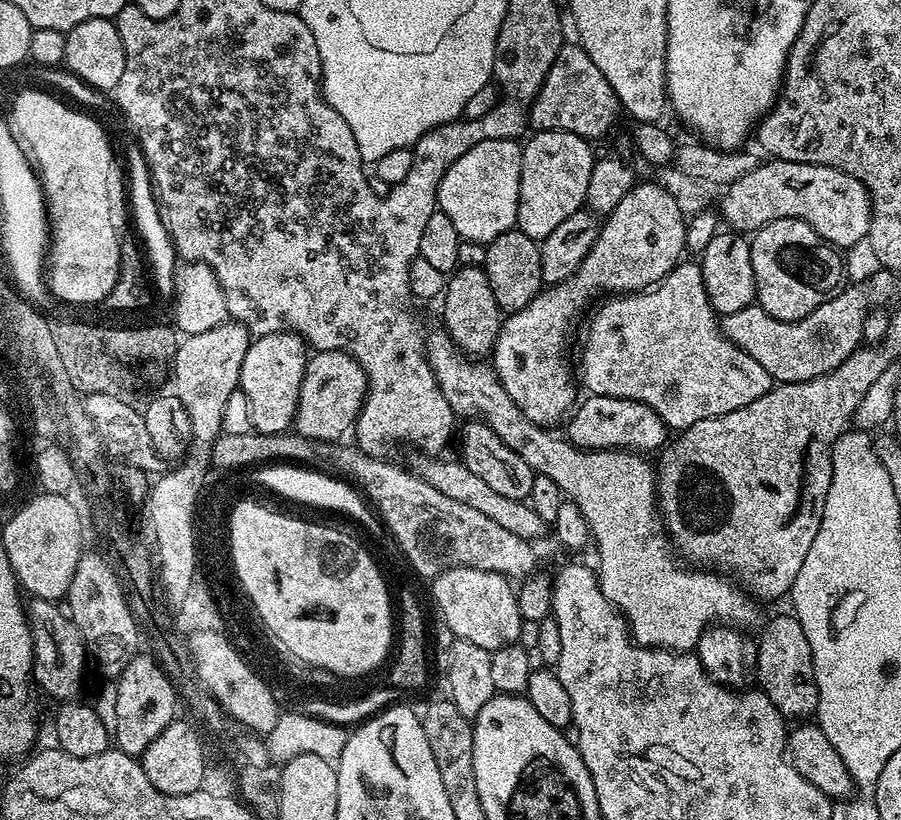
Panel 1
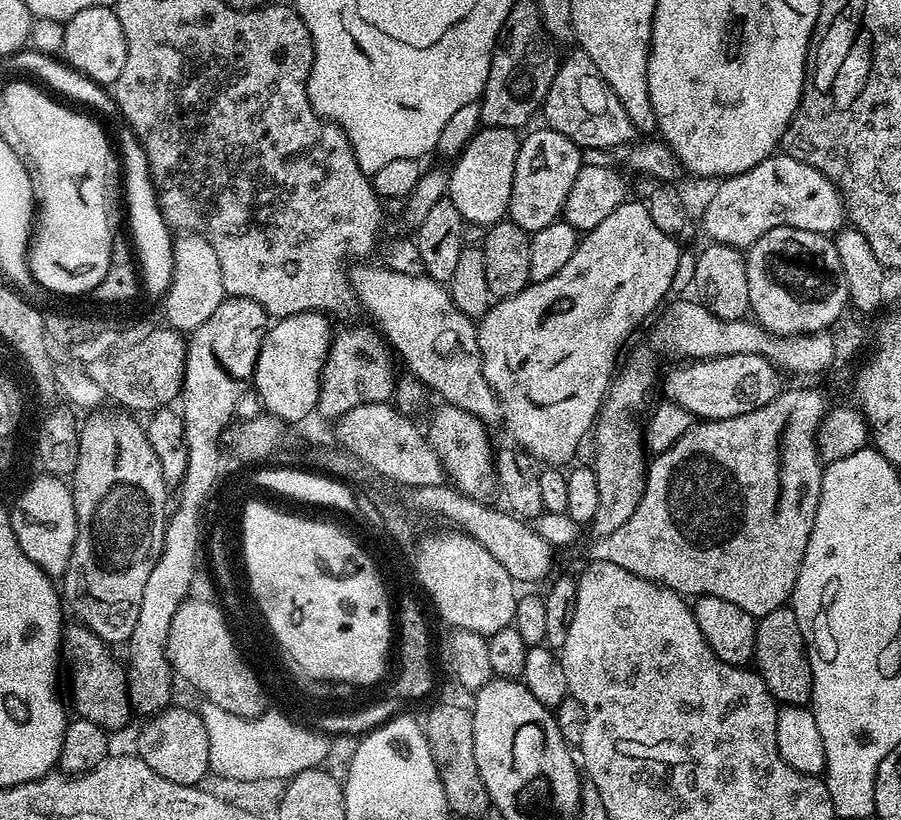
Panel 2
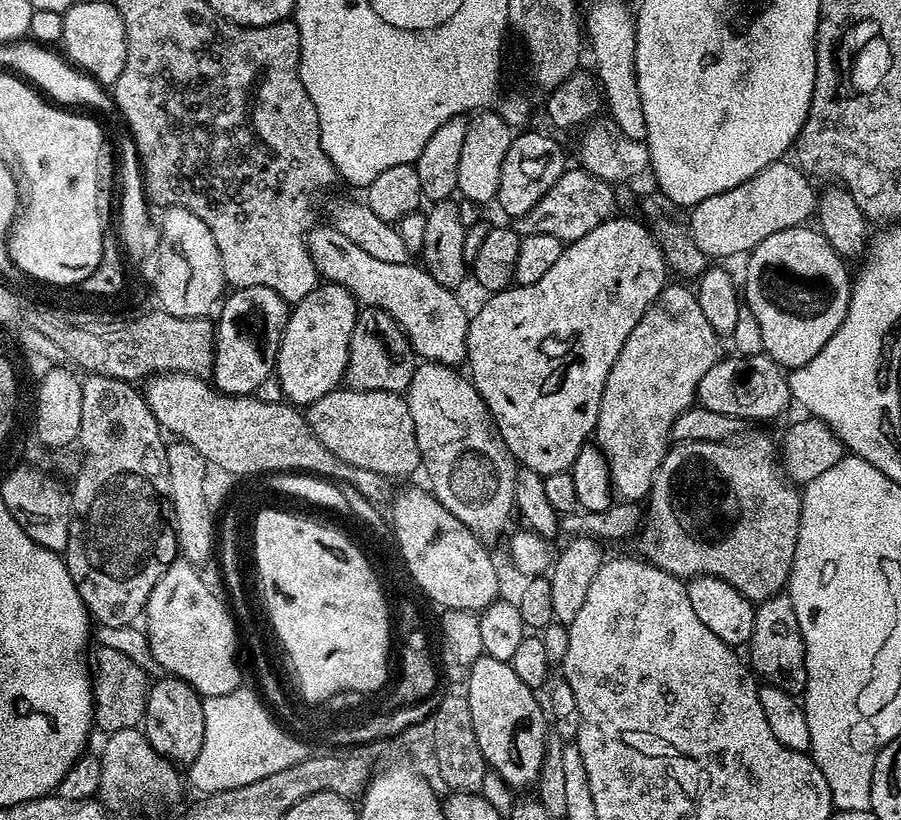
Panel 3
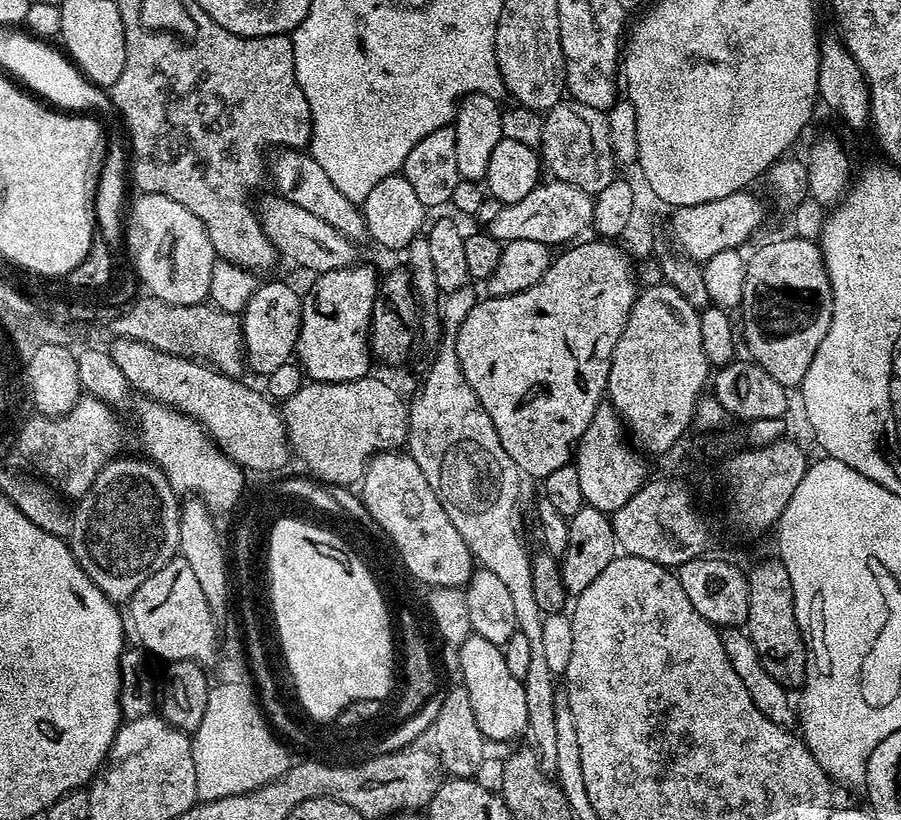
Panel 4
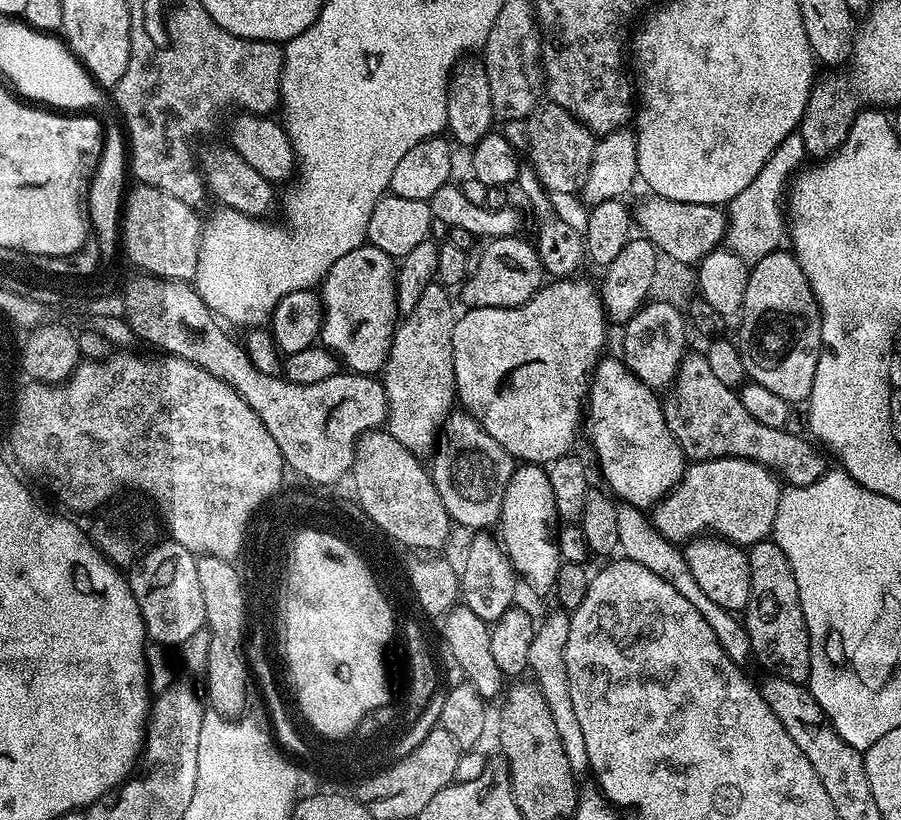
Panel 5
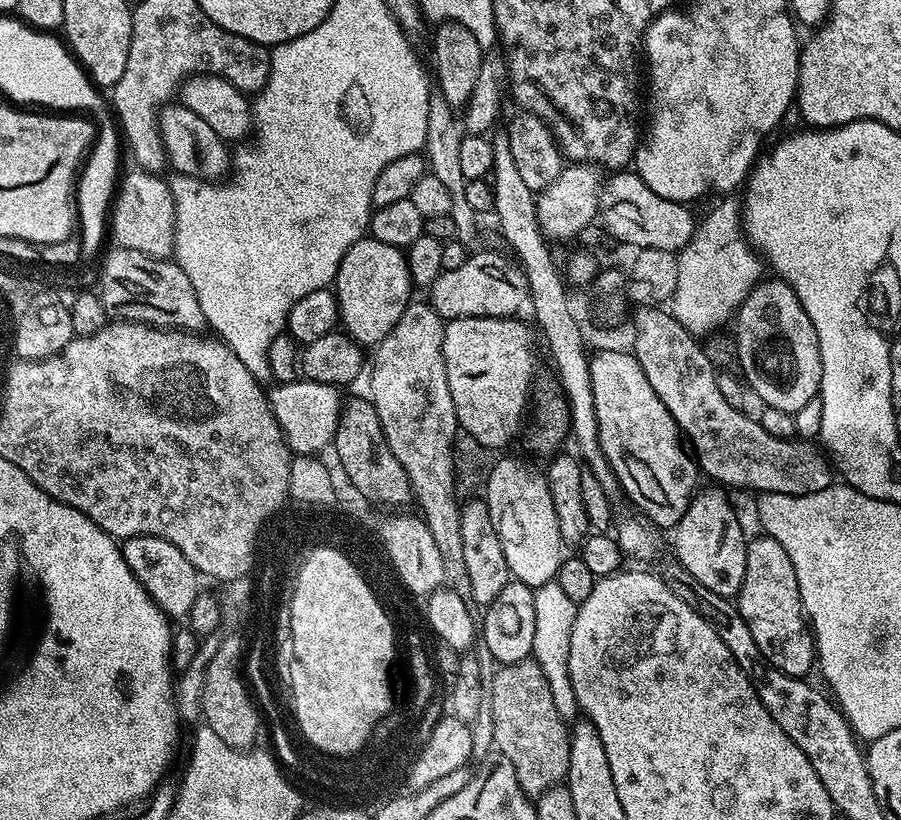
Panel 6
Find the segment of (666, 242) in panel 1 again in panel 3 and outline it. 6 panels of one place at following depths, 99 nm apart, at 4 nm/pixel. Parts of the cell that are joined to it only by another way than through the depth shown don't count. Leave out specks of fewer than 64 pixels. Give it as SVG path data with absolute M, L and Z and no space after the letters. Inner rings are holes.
M619 214L604 220L598 226L594 226L590 234L582 234L582 238L571 241L562 250L562 258L558 258L558 262L554 262L554 266L550 266L550 270L546 270L545 276L538 278L538 282L516 284L500 292L491 293L487 297L488 301L477 312L471 313L468 322L468 359L466 361L466 368L472 371L471 382L485 400L496 429L517 465L534 470L539 476L545 477L569 471L578 458L578 454L584 449L584 445L589 443L598 422L599 403L602 402L607 375L610 374L623 343L626 342L634 326L637 326L642 314L646 314L654 298L658 298L658 294L666 287L666 281L670 276L668 263L664 261L662 250L653 238L648 225L639 219L636 220L631 220L628 216L619 216Z

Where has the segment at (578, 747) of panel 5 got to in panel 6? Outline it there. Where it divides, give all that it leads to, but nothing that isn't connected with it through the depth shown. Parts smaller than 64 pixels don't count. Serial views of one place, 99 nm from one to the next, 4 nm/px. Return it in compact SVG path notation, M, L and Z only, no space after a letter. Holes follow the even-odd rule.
M557 582L542 585L534 591L534 646L531 659L538 662L546 682L550 682L554 706L565 722L575 721L580 709L574 698L574 686L570 686L570 630L574 630L577 607Z

